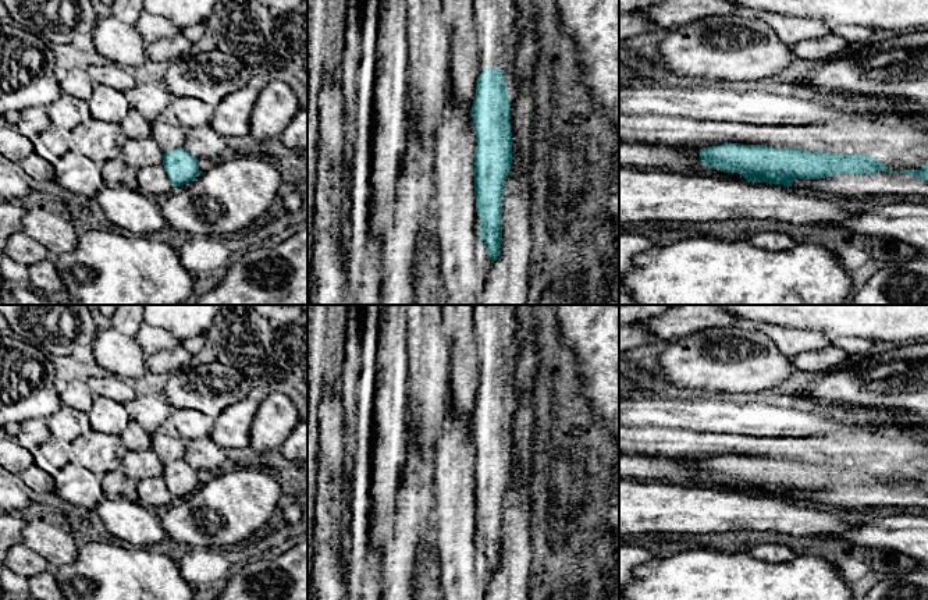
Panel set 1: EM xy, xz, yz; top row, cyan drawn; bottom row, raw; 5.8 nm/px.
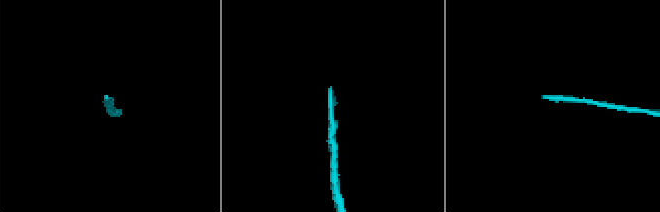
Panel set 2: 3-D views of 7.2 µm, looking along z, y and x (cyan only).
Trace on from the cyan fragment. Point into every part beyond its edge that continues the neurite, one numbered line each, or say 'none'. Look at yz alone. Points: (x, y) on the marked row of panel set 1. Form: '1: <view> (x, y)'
1: yz (639, 156)

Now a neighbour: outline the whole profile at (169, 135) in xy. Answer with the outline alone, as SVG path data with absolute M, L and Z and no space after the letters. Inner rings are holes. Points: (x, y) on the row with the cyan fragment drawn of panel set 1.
M163 116L152 123L152 138L166 153L185 146L185 128Z

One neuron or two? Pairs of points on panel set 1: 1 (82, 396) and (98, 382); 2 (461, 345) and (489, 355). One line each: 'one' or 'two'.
1: two
2: two

